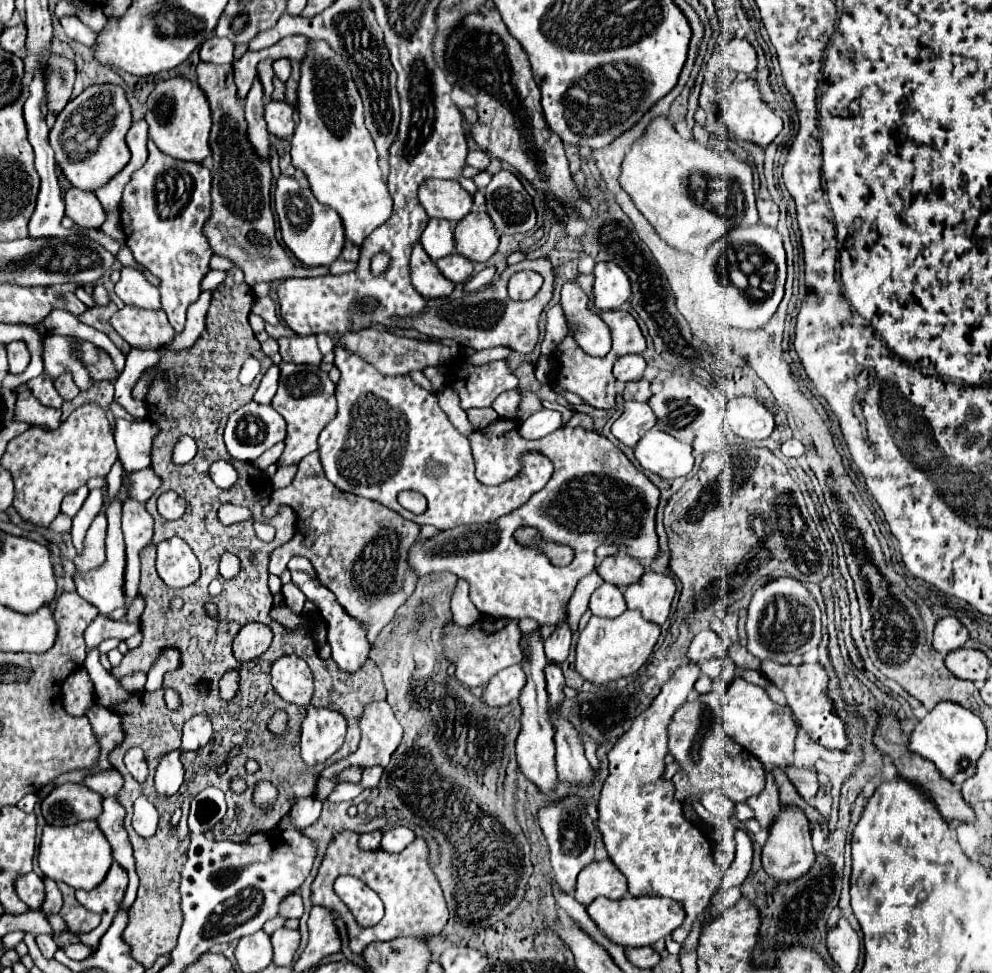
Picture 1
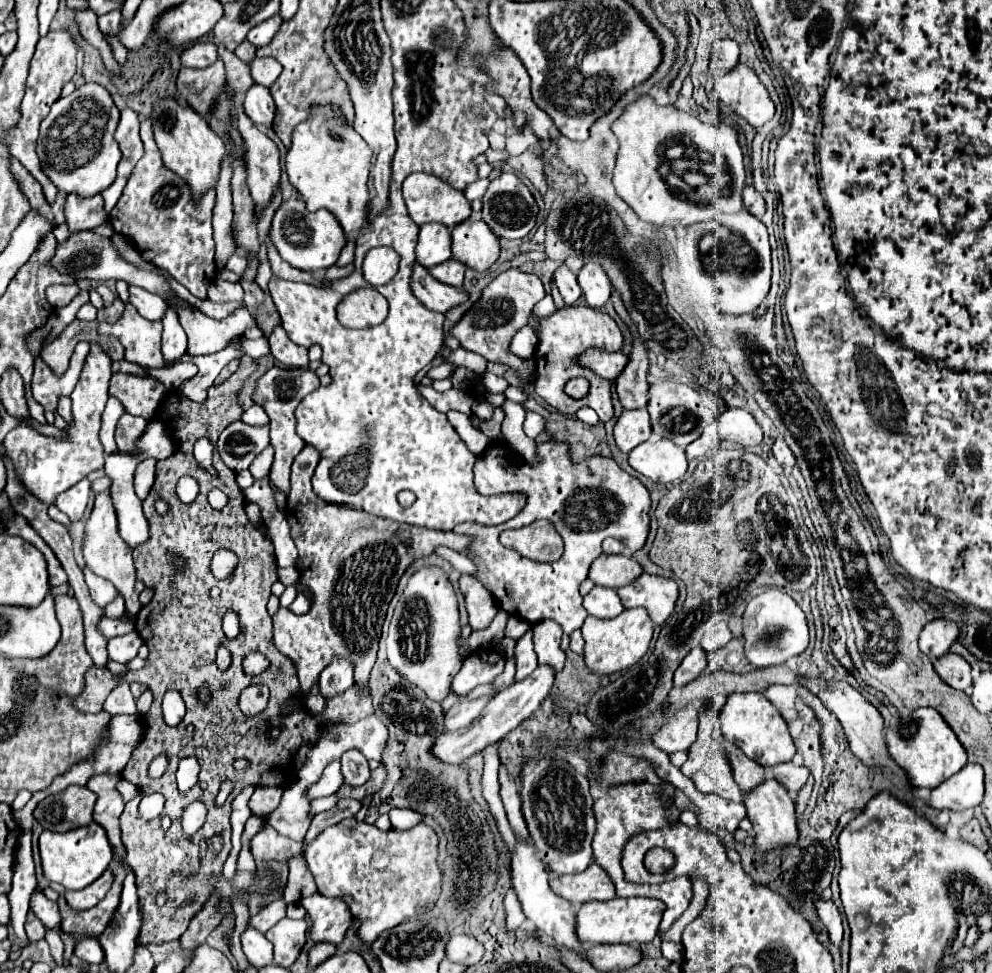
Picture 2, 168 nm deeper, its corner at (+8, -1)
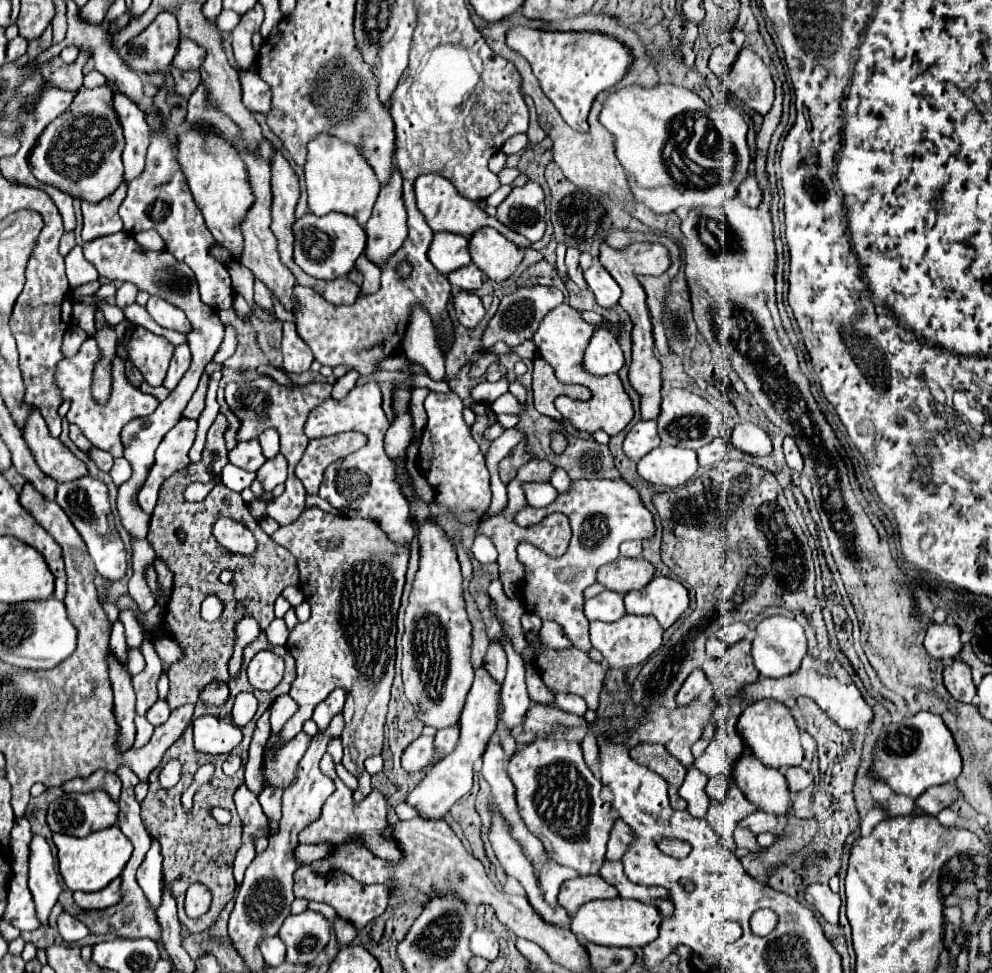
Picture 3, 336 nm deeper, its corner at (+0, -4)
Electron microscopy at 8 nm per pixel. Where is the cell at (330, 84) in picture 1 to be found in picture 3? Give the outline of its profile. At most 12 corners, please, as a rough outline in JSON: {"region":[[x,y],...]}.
{"region":[[320,135],[308,145],[314,215],[342,211],[360,225],[380,193],[350,143]]}

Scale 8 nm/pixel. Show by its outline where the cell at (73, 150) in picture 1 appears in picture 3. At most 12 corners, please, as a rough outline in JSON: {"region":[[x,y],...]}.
{"region":[[82,85],[38,137],[42,183],[98,203],[124,181],[108,85]]}

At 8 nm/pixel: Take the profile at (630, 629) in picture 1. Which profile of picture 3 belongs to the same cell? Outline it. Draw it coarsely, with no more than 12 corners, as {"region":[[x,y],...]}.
{"region":[[650,615],[590,623],[612,669],[644,663],[664,629]]}

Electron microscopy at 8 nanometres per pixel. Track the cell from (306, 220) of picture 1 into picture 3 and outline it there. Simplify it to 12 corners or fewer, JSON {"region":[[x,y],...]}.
{"region":[[344,213],[294,223],[296,265],[324,281],[346,277],[366,247]]}

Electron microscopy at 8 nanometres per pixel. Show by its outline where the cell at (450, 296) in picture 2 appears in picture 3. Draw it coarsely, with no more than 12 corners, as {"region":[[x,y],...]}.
{"region":[[454,293],[460,323],[474,329],[486,313],[474,293]]}

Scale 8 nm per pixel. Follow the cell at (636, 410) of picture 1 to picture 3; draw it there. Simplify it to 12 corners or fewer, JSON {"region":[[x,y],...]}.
{"region":[[656,421],[636,423],[624,439],[624,455],[638,463],[660,445]]}

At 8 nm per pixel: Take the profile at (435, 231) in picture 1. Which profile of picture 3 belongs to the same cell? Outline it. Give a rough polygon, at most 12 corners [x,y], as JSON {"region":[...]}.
{"region":[[436,233],[428,257],[448,275],[472,261],[464,235]]}

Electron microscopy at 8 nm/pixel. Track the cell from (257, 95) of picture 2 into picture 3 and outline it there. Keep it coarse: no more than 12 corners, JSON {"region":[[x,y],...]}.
{"region":[[238,69],[242,103],[266,113],[270,87],[250,69]]}

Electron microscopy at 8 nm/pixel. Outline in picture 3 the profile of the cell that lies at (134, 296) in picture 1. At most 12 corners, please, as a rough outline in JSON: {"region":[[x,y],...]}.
{"region":[[150,297],[146,309],[160,327],[190,333],[182,309],[162,297]]}

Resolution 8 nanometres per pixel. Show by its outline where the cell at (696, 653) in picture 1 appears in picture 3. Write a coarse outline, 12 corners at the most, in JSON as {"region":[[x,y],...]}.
{"region":[[700,669],[690,673],[676,695],[680,707],[690,705],[706,687]]}

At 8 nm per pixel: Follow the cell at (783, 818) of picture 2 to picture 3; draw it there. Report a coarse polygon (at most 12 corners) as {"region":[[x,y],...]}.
{"region":[[748,749],[732,779],[762,811],[788,813],[784,775]]}

